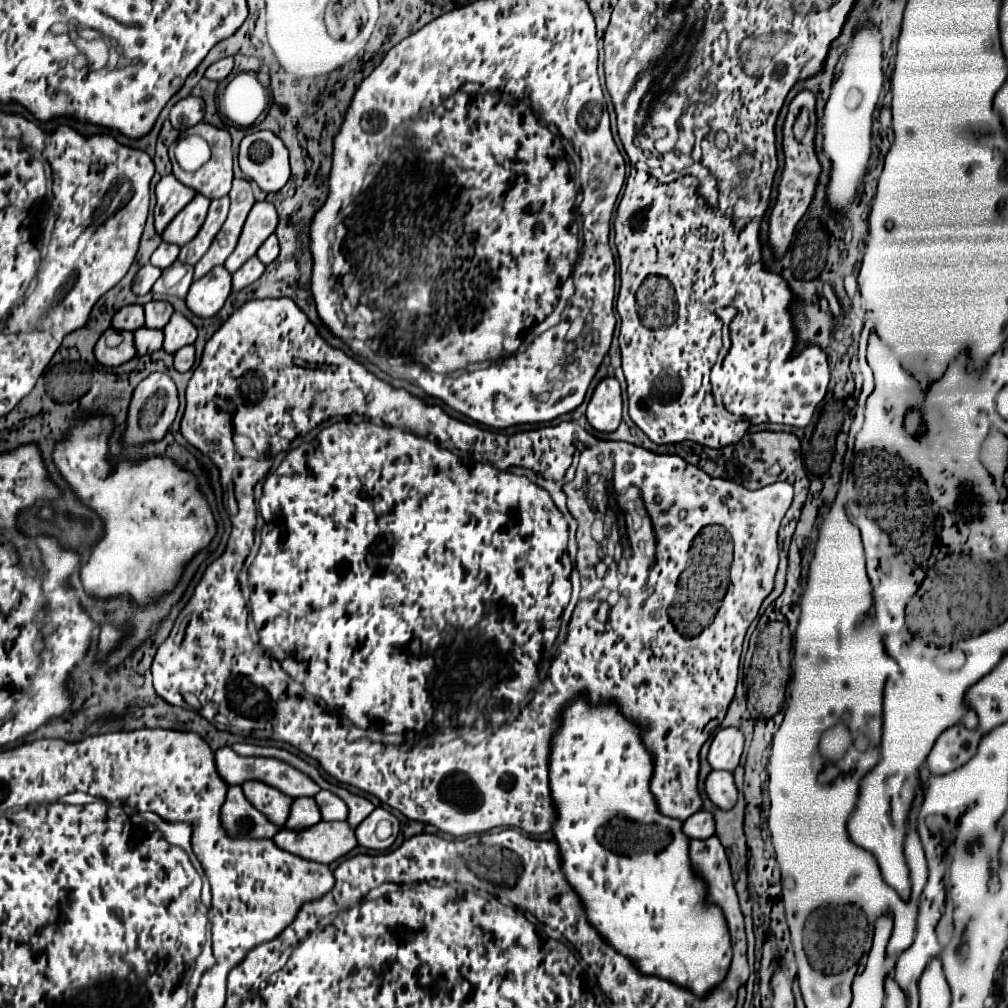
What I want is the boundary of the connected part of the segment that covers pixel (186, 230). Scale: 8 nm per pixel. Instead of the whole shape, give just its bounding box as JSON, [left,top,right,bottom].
[162,195,210,245]

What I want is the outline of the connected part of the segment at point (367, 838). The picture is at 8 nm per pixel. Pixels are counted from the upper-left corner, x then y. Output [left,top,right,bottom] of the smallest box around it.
[356,809,400,851]

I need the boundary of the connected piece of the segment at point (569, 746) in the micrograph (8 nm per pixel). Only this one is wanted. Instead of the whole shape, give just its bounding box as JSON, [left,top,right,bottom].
[548,695,732,997]

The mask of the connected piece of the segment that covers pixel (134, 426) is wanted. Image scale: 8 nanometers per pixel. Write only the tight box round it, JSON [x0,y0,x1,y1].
[124,373,178,445]

